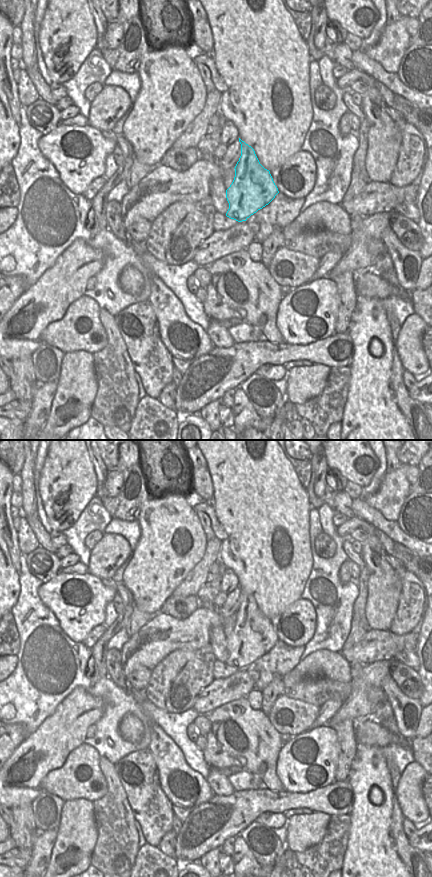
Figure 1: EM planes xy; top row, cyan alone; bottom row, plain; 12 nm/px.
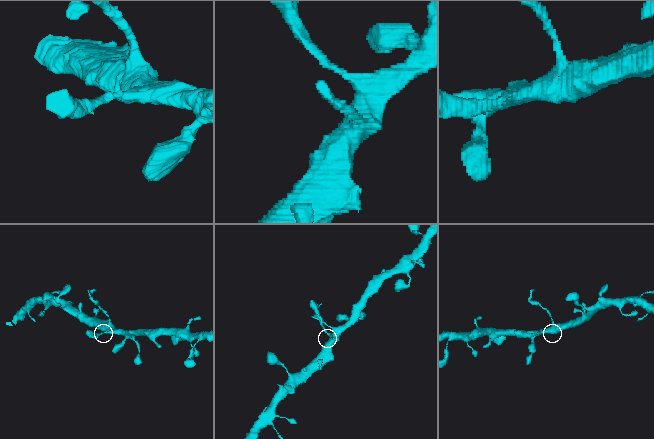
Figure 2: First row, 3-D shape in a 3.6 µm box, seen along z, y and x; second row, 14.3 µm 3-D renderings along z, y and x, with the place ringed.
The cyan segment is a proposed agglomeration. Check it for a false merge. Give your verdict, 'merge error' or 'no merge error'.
merge error

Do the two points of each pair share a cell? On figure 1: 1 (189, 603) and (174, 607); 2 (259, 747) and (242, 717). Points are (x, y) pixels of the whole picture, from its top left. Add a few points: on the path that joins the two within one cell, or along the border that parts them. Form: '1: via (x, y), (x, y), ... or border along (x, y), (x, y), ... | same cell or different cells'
1: via (185, 606), (178, 607) | same cell
2: via (252, 740), (244, 732), (242, 724) | same cell

